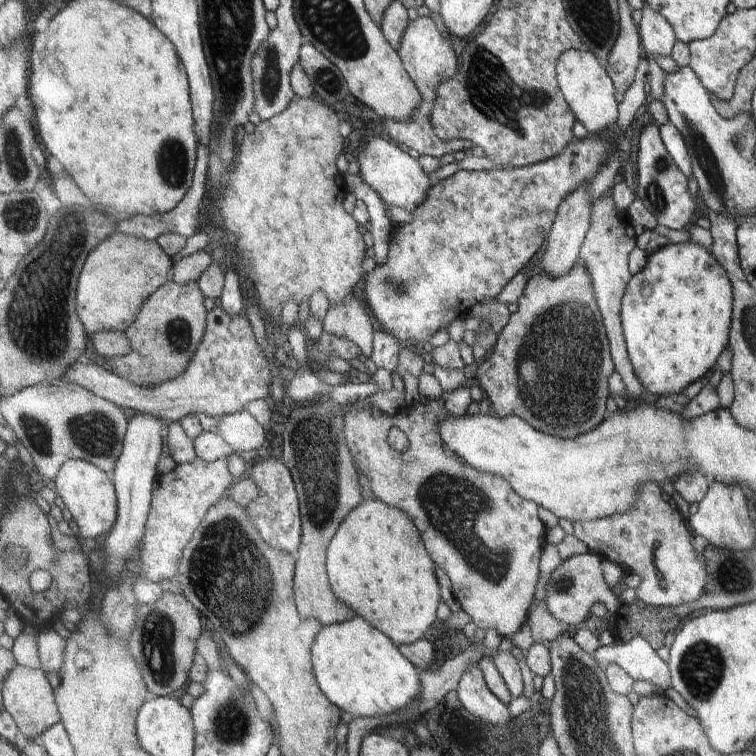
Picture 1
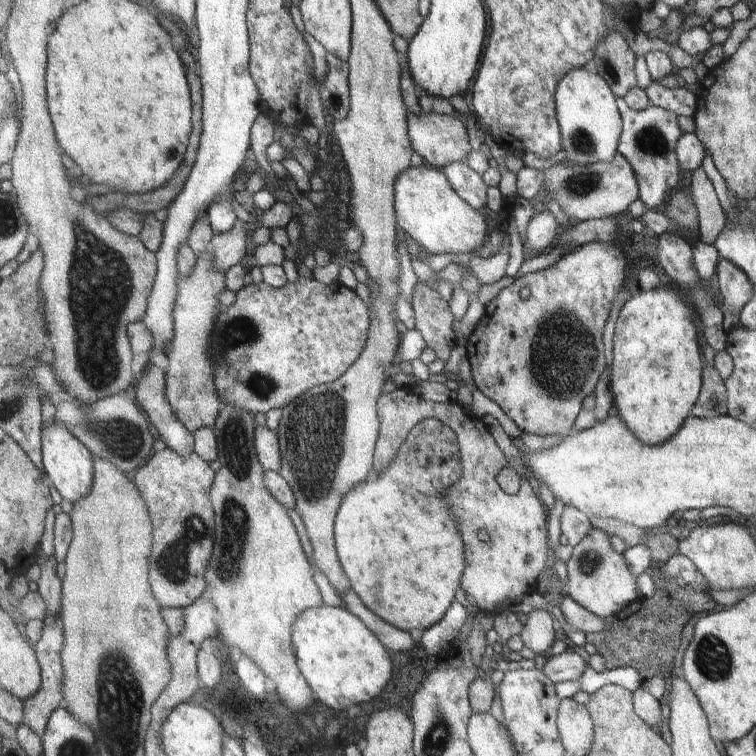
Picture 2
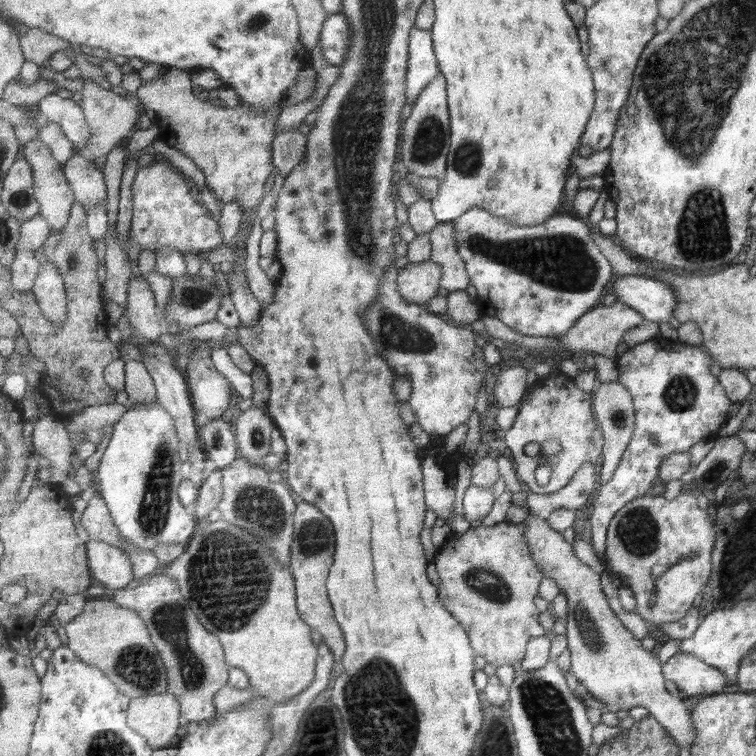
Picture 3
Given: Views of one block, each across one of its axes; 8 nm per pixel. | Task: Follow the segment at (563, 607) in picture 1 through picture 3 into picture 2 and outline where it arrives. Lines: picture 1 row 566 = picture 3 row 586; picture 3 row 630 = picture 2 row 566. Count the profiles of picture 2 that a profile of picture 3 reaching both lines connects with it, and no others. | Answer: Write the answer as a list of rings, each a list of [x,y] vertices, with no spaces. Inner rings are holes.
[[[594,528],[587,538],[574,547],[573,557],[566,563],[568,568],[564,594],[577,604],[602,618],[614,618],[621,610],[638,601],[635,576],[629,572],[622,554],[619,554],[607,532]]]

